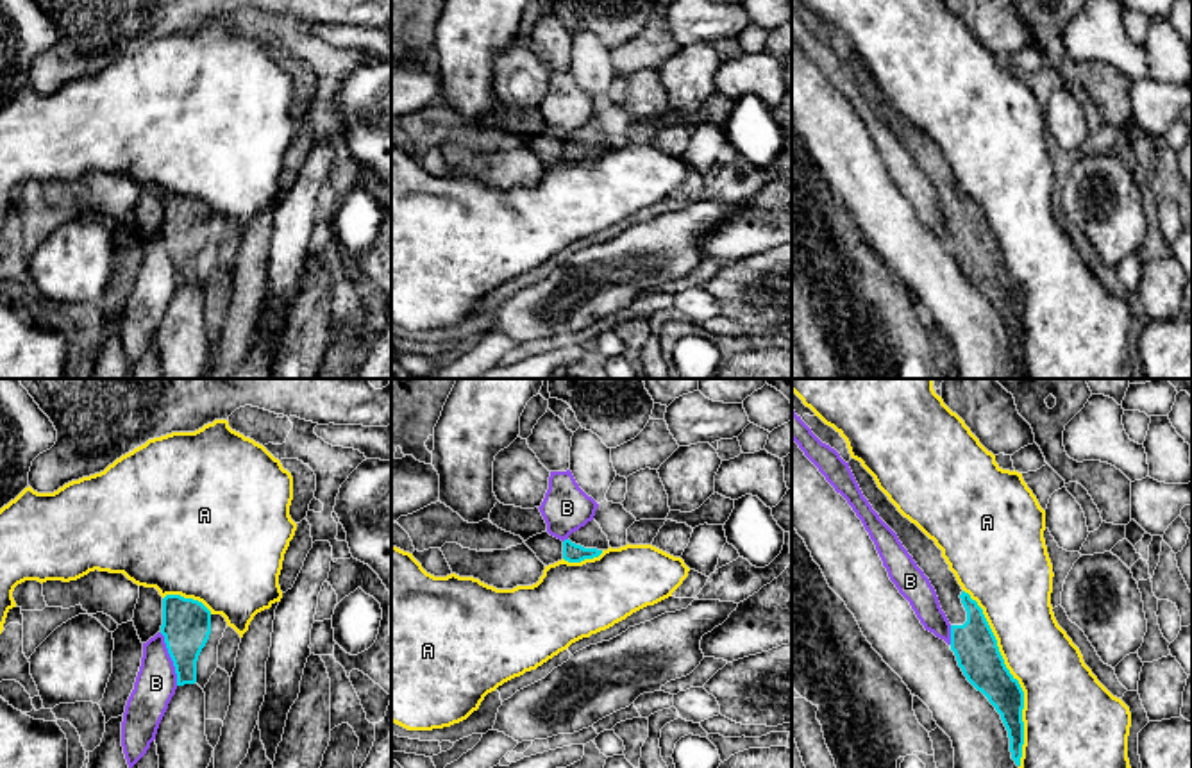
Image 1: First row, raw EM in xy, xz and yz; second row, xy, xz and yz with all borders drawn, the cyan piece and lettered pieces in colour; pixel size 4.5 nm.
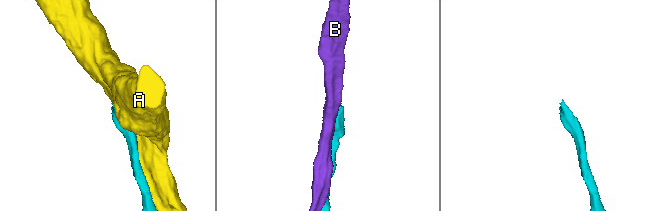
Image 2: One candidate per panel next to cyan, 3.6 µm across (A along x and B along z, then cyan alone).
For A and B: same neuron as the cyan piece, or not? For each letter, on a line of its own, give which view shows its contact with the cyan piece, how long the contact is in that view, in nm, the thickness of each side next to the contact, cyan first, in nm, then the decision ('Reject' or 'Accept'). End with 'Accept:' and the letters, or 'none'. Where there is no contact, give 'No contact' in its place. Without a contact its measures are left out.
A: Touches cyan in yz. Shared border 850 nm. Thickness 200 nm (cyan) against 360 nm. Reject
B: Touches cyan in xy. Shared border 260 nm. Thickness 220 nm (cyan) against 190 nm. Reject
Accept: none

